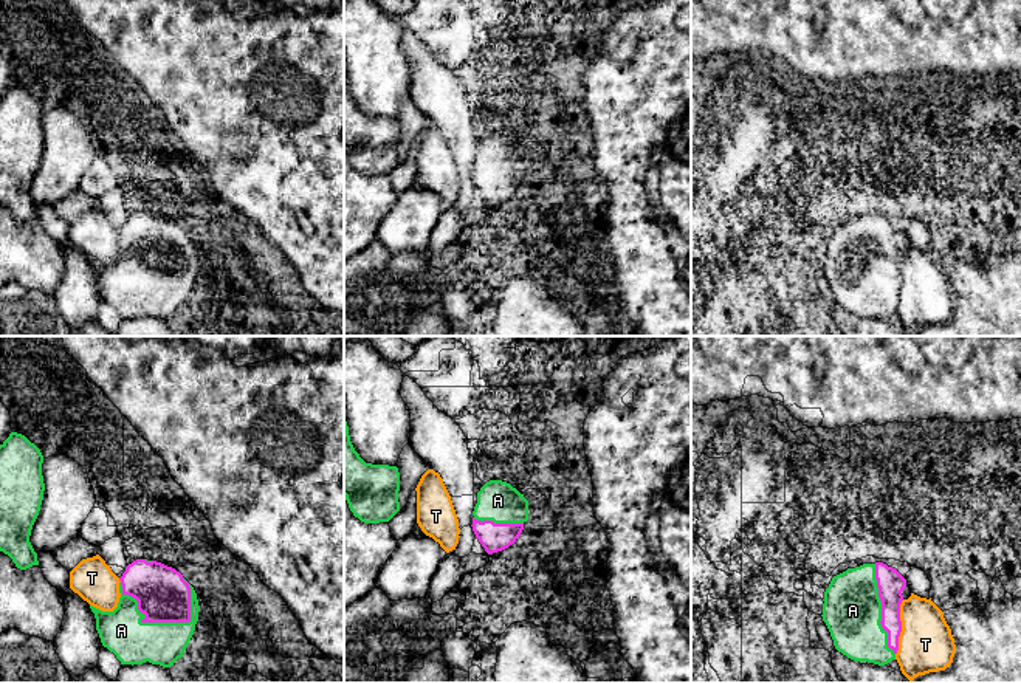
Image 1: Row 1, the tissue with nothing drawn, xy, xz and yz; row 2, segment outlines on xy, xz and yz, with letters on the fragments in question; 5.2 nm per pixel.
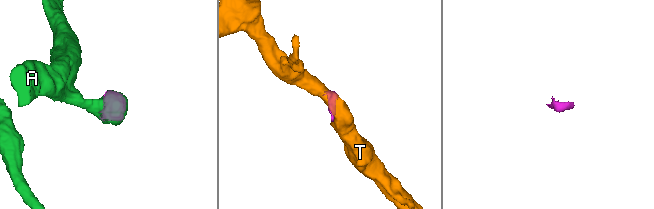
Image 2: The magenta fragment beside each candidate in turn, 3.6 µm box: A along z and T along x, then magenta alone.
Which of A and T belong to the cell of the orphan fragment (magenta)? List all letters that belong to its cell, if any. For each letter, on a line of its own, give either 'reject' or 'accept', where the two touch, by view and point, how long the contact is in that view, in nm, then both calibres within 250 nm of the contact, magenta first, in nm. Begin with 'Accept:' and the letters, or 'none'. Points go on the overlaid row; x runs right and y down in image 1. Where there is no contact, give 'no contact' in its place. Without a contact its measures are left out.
Accept: A
A: accept; meets magenta in xy at (146, 621); contact 420 nm long; 280 nm thick on the magenta side, 220 nm on the other
T: reject; meets magenta in yz at (900, 628); contact 300 nm long; 140 nm thick on the magenta side, 280 nm on the other

